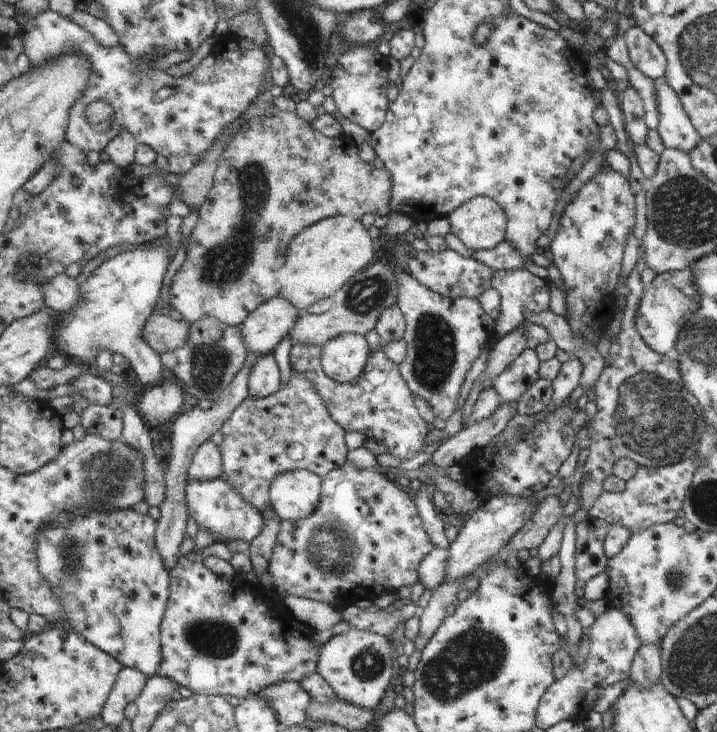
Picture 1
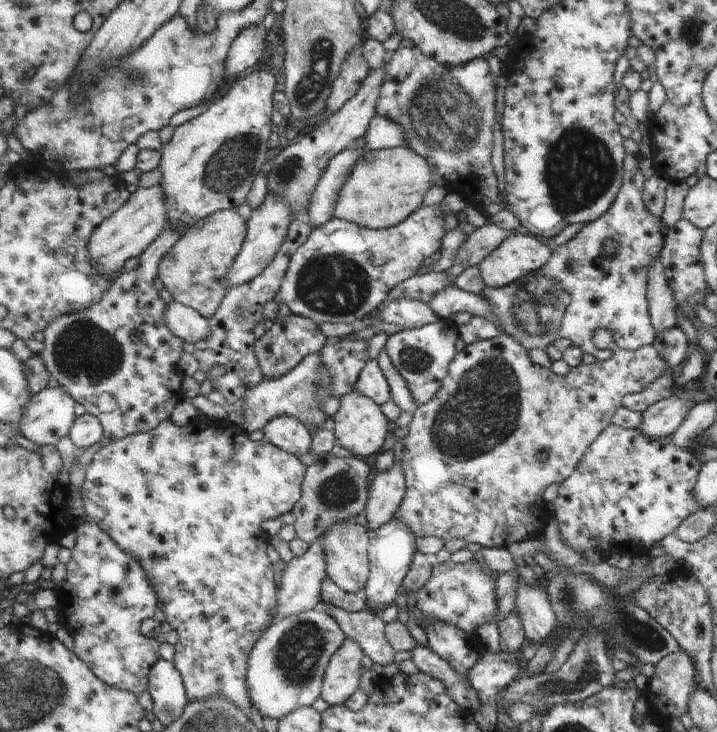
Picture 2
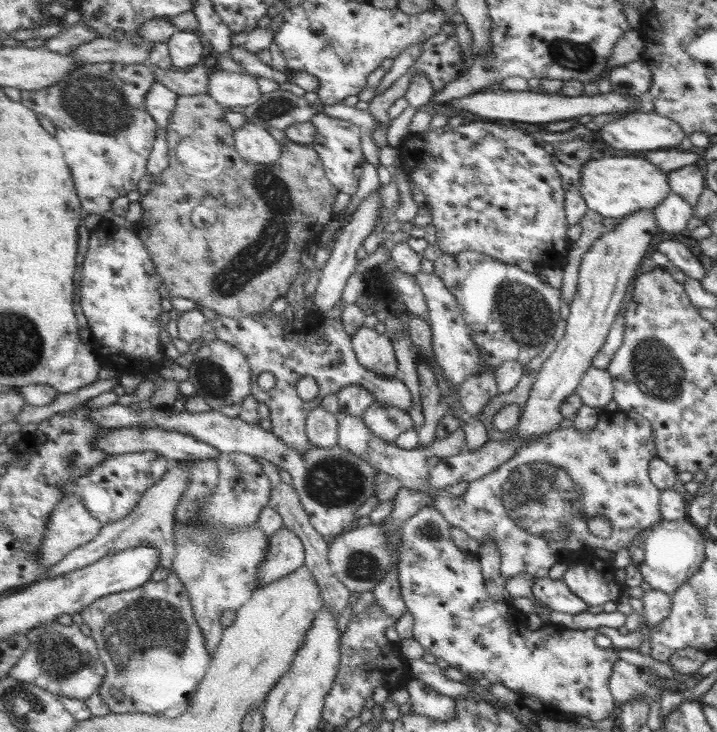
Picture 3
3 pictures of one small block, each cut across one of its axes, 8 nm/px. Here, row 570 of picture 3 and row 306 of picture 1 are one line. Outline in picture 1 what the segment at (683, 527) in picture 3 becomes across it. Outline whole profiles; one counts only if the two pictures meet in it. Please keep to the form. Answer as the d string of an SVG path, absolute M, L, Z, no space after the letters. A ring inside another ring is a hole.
M691 270L683 272L671 272L671 274L661 274L655 276L651 286L643 292L643 298L637 308L637 320L633 322L633 328L637 334L643 338L643 342L657 354L661 356L671 356L675 348L677 334L683 326L683 322L697 310L697 292L693 286Z

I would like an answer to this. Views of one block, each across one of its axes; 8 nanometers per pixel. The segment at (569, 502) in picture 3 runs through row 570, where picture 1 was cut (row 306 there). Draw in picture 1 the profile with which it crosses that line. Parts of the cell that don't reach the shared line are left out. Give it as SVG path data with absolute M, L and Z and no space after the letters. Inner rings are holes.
M499 270L491 274L491 288L501 296L501 310L493 330L503 338L523 324L523 312L549 310L549 282L535 278L527 270Z

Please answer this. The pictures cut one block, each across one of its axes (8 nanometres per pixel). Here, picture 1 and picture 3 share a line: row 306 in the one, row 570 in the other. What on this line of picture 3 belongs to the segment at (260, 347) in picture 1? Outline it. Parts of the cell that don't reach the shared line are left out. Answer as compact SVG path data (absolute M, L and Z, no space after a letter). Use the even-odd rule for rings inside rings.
M283 528L271 540L271 552L261 566L261 588L295 574L307 562L307 548L295 530Z

